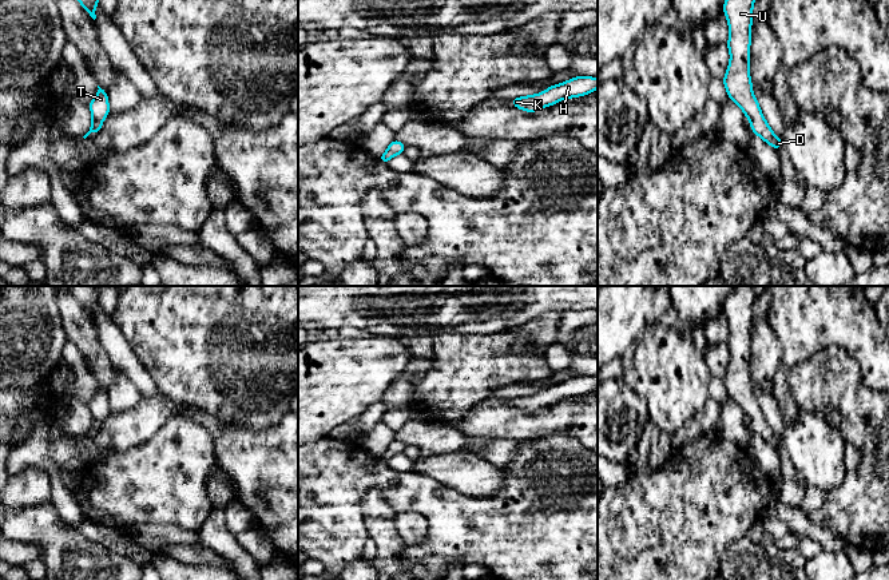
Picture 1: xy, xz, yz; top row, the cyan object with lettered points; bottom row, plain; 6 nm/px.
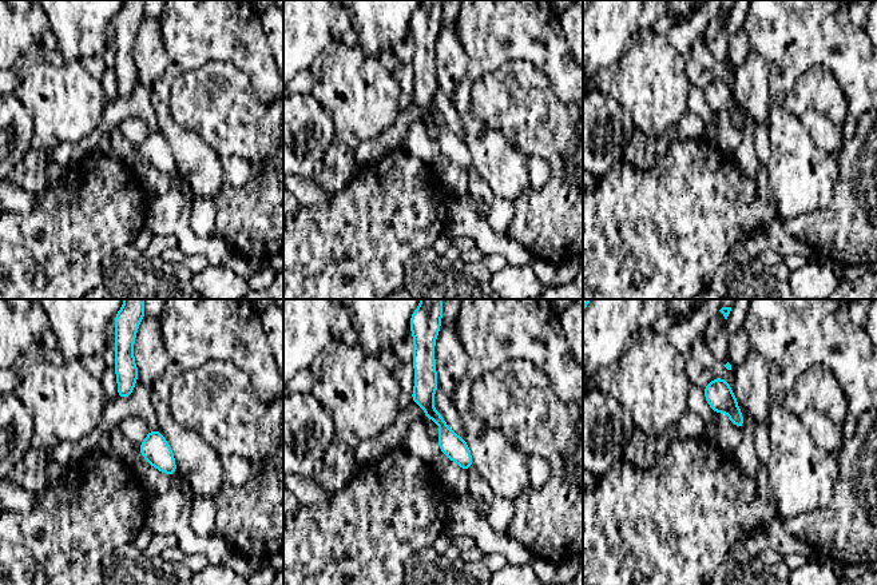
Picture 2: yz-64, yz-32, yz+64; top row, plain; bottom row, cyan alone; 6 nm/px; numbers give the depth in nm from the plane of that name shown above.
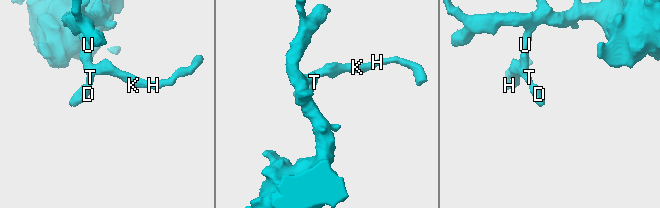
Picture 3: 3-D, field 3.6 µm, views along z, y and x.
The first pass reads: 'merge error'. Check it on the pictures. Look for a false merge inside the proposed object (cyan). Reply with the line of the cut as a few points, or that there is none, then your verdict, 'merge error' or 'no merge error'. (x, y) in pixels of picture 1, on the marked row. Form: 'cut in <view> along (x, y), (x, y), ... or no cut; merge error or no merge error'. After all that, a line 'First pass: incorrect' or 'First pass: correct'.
no cut; no merge error
First pass: incorrect

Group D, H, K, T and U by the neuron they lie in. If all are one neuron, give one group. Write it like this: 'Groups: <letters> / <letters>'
Groups: D H K T U

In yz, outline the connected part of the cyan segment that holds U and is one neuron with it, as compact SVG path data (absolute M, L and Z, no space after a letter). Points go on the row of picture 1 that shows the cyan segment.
M725 0L723 13L727 17L730 37L727 48L730 63L723 80L729 98L737 103L745 116L750 119L750 128L774 150L785 146L783 140L775 136L762 115L762 110L753 94L750 79L750 43L753 24L753 5L755 0Z

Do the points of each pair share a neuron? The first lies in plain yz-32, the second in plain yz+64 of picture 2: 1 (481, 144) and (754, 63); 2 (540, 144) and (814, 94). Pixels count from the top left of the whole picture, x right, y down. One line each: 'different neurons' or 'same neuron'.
1: different neurons
2: same neuron

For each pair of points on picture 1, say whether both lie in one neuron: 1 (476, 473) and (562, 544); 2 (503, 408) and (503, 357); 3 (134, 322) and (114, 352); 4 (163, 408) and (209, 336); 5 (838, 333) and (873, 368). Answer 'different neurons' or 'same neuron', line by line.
1: different neurons
2: different neurons
3: different neurons
4: different neurons
5: same neuron

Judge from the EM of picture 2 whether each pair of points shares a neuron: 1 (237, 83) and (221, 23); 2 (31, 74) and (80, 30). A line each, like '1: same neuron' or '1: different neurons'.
1: different neurons
2: different neurons

